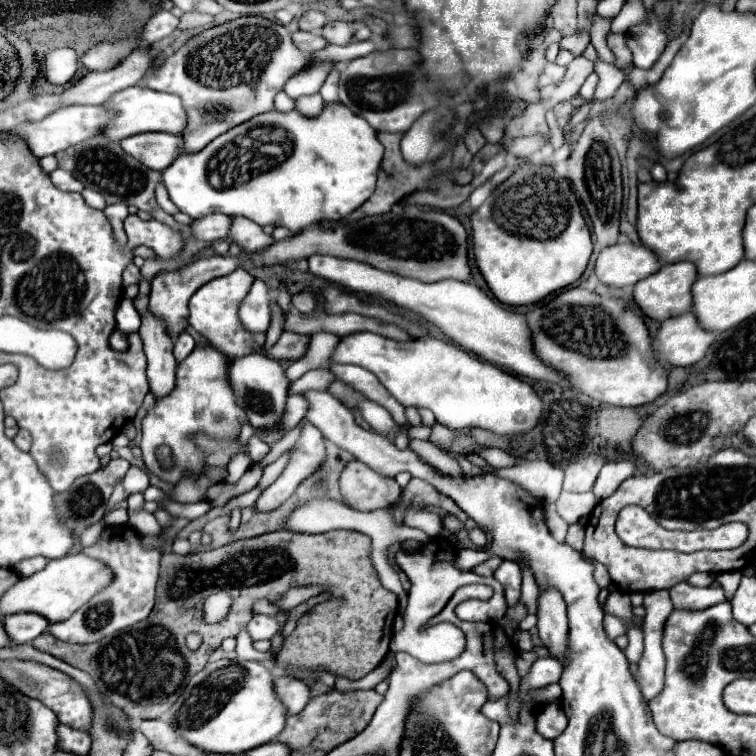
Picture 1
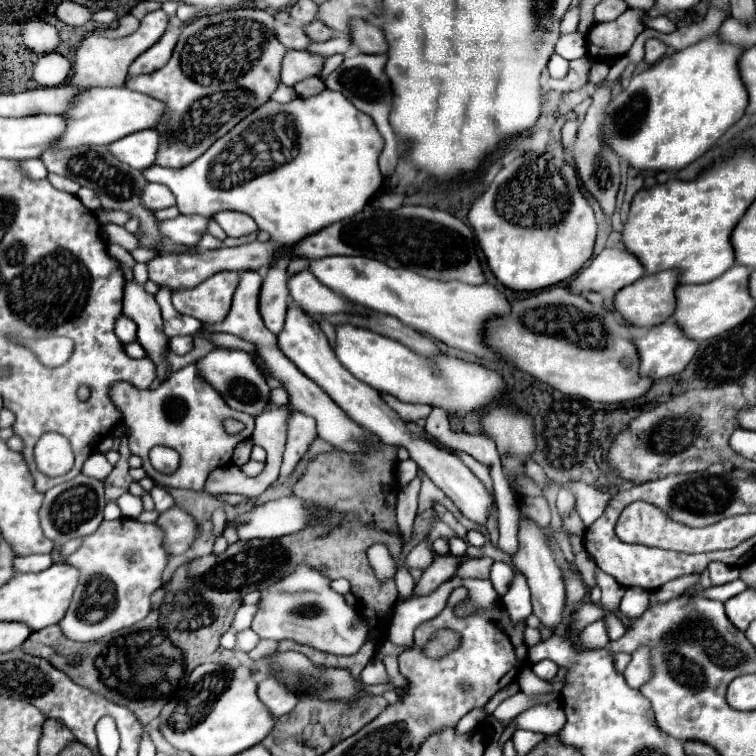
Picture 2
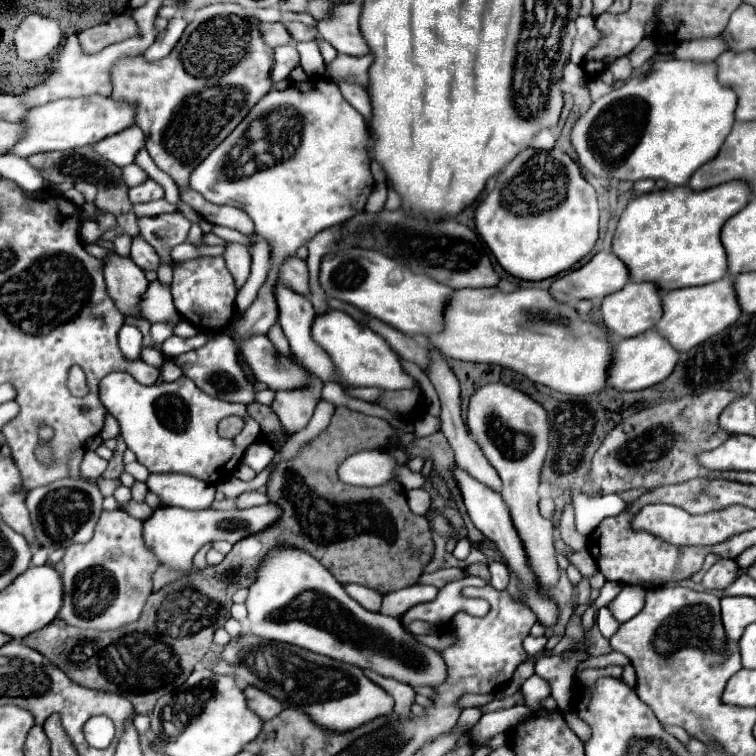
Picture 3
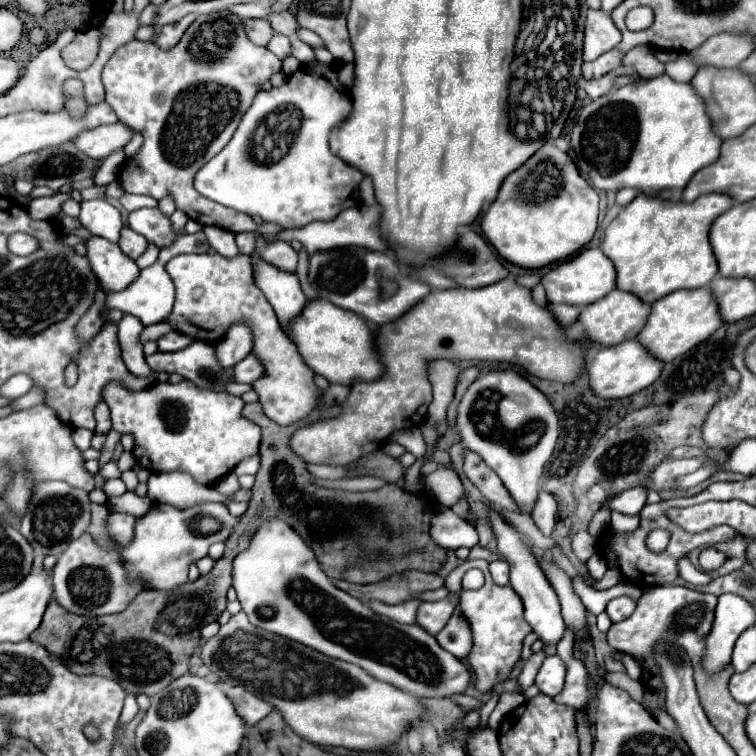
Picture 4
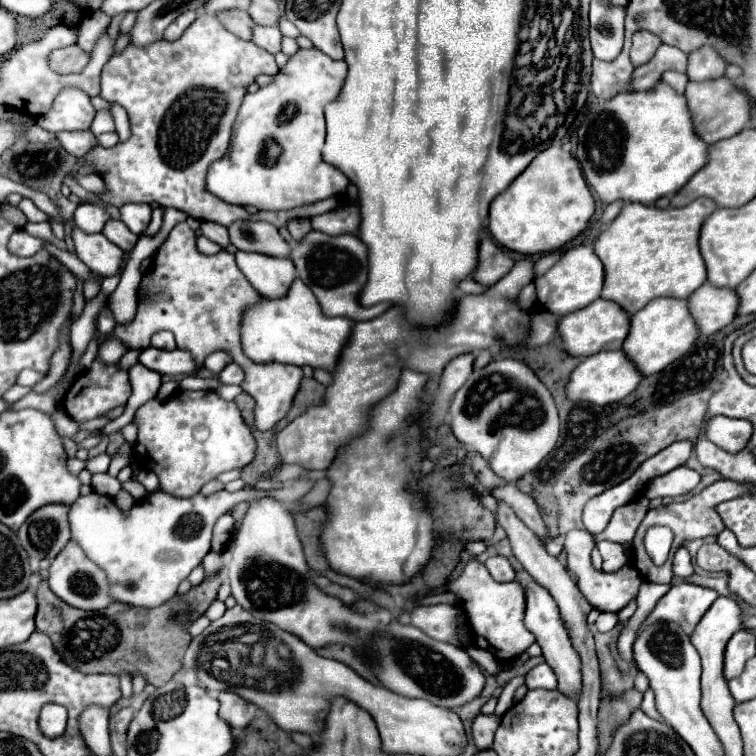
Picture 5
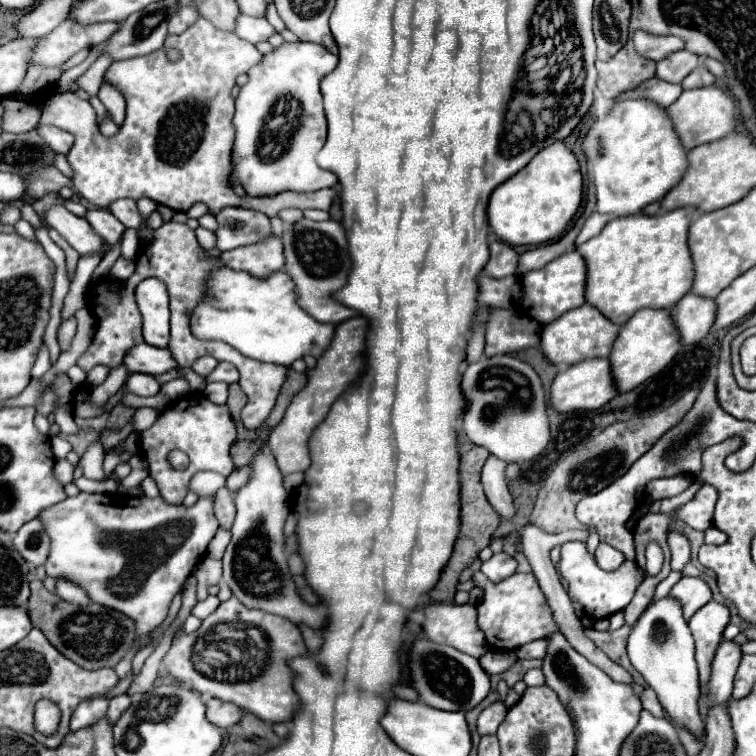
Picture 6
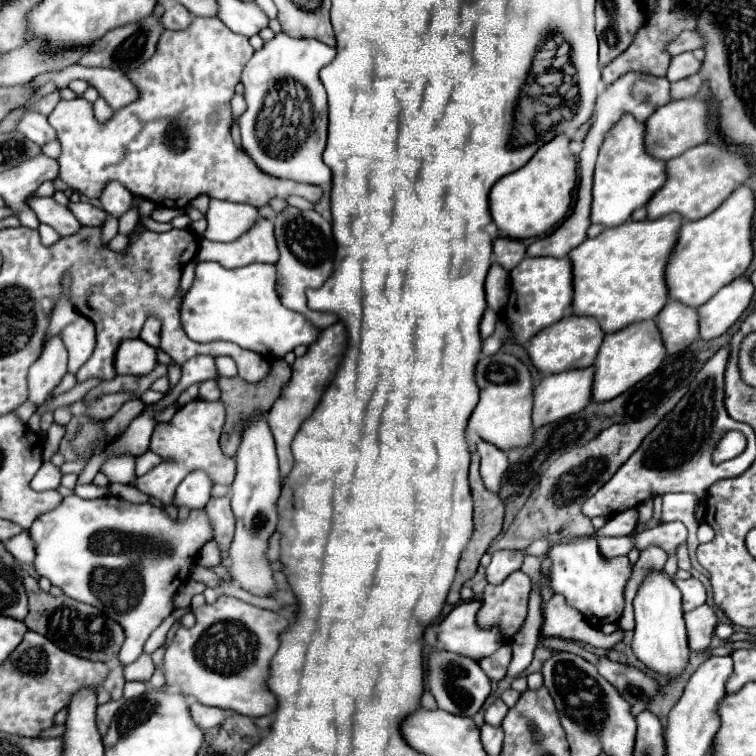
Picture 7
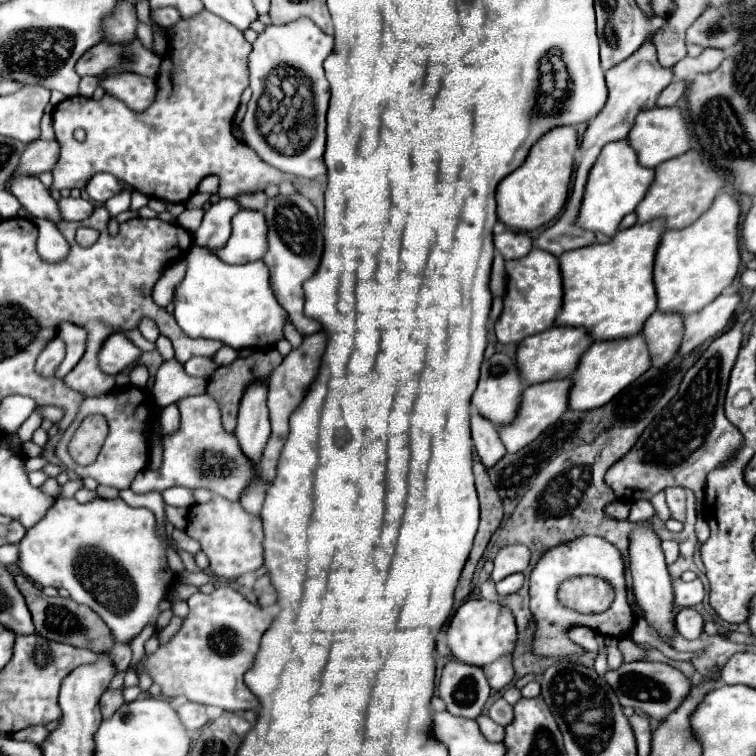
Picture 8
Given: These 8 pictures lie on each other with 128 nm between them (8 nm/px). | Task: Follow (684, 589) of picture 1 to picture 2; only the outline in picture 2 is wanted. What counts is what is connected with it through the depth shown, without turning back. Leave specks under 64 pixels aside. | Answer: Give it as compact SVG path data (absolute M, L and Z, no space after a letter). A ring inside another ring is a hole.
M732 580L732 582L722 584L722 586L710 586L710 588L704 588L700 592L690 592L690 596L704 596L704 598L710 598L710 600L726 602L728 598L740 594L744 588L746 588L746 584L742 580Z

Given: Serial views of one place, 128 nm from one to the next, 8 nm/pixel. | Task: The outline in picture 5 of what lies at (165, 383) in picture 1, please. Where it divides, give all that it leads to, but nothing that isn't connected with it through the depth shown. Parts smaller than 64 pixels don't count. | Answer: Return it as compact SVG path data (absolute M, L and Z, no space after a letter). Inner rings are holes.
M80 228L72 232L76 254L86 266L100 278L110 278L120 274L124 262L124 250L116 248L104 234L86 234Z

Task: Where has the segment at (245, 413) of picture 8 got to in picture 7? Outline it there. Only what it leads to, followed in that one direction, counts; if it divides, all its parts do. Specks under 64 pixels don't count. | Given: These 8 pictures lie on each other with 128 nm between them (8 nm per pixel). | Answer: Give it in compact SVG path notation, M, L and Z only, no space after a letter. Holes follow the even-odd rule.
M264 416L250 418L236 454L236 464L238 464L236 478L230 486L232 512L236 516L236 532L228 550L228 560L224 560L224 566L228 570L230 580L236 582L240 588L262 596L274 596L276 580L270 568L270 560L266 558L266 550L270 536L278 526L276 500L280 498L282 476L278 470L274 438Z

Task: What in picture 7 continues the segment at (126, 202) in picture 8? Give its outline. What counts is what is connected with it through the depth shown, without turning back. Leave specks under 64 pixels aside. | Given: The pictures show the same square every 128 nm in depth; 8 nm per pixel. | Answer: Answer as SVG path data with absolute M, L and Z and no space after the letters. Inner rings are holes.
M108 216L108 220L102 226L102 244L108 246L108 242L118 234L118 220L114 216Z

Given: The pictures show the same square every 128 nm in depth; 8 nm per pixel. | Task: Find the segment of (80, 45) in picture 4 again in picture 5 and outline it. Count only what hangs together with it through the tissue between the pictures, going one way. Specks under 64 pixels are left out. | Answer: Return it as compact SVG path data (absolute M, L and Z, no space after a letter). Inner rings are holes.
M72 44L68 48L60 48L50 54L50 68L58 74L82 72L88 60L90 60L90 54L84 52L78 44Z

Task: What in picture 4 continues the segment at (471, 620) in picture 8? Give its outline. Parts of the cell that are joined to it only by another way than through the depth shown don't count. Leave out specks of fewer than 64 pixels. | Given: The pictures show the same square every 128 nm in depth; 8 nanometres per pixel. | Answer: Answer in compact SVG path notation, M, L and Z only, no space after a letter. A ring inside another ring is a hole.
M450 592L444 600L438 602L422 602L418 608L418 626L428 630L432 636L438 634L448 618L454 614L458 602L458 592Z

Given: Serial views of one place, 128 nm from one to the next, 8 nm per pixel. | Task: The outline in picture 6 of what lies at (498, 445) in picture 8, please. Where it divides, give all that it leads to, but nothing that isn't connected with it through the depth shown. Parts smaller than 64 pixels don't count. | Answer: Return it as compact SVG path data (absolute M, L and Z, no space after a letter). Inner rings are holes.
M490 456L482 470L482 484L484 484L484 494L492 504L492 508L498 512L498 516L504 520L512 520L516 516L516 508L506 486L504 470L506 470L504 462Z

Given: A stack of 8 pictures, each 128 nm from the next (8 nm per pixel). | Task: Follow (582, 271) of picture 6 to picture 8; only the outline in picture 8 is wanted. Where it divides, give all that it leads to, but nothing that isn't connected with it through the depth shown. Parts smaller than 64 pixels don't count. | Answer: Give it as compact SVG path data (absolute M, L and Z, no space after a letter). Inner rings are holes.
M532 248L524 258L506 262L506 274L508 274L508 294L504 298L502 316L496 320L494 330L498 342L518 344L526 336L544 332L554 324L562 308L562 296L564 296L560 262L552 254L540 248Z

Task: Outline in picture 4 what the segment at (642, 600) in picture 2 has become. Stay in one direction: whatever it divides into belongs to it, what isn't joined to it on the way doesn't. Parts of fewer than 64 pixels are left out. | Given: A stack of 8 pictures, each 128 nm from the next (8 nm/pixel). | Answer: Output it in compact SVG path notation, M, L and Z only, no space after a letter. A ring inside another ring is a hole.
M630 596L614 598L614 600L608 602L608 606L606 606L606 612L608 612L608 616L610 616L612 622L622 622L622 620L628 618L634 610L636 610L636 602L634 602Z

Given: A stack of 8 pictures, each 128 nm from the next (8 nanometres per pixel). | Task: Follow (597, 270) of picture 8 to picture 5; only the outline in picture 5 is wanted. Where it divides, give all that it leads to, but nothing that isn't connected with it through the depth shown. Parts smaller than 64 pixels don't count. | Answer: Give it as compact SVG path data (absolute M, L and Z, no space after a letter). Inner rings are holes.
M708 198L694 200L684 208L624 204L616 220L594 242L594 252L606 270L602 298L624 306L628 314L642 310L650 300L660 296L688 298L706 280L698 236L702 222L716 208L716 202Z

